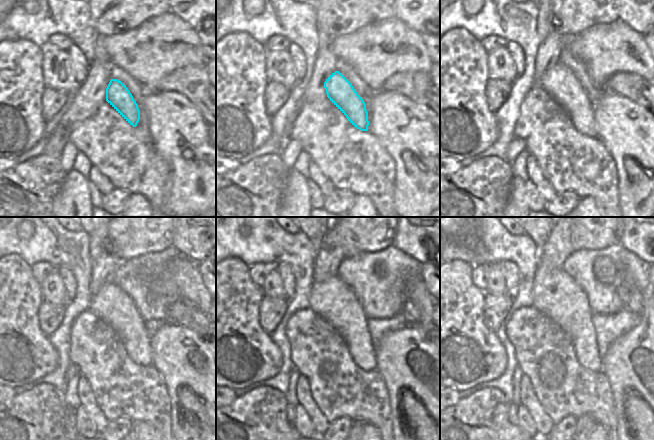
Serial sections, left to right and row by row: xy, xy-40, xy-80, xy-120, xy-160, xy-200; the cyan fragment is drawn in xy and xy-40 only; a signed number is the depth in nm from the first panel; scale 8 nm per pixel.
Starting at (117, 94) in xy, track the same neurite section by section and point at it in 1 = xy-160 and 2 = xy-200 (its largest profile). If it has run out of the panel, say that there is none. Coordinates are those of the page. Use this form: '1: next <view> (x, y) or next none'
1: next xy-160 (333, 300)
2: next xy-200 (555, 294)

